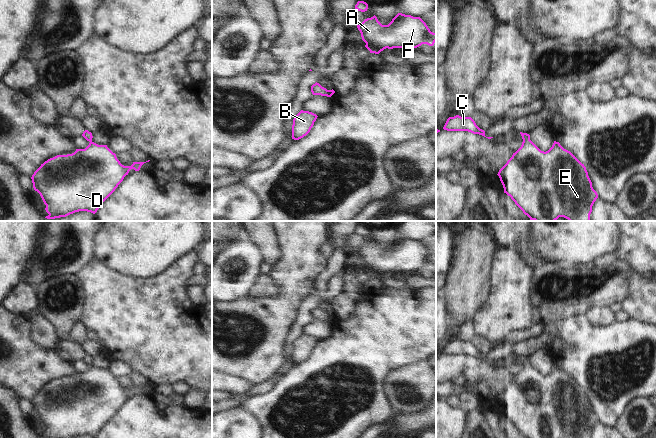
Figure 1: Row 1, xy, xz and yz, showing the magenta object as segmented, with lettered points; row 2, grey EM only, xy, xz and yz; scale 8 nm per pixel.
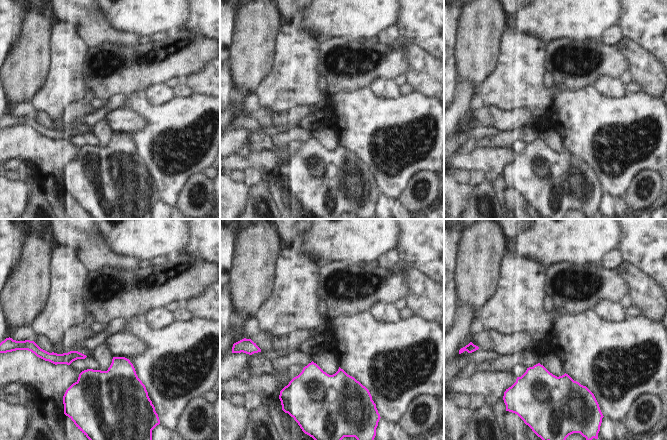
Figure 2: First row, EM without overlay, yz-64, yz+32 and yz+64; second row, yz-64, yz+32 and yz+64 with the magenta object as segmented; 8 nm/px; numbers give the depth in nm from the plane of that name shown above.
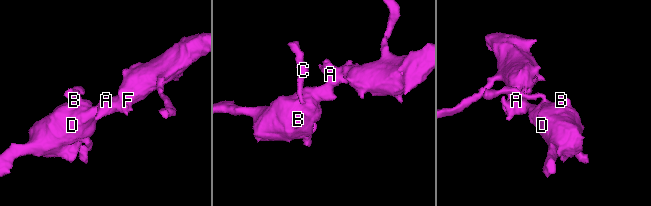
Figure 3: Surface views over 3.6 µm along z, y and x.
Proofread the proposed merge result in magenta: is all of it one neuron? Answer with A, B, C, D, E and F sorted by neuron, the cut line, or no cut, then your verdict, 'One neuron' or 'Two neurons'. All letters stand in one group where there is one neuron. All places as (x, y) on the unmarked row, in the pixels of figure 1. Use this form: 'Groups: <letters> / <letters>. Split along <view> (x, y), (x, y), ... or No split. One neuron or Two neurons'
Groups: A B C D E F. No split. One neuron

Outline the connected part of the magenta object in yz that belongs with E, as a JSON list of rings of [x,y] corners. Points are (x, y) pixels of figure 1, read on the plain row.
[[[522,356],[520,358],[523,363],[521,371],[513,377],[497,398],[503,409],[504,417],[511,421],[524,438],[591,438],[598,418],[592,411],[584,388],[570,375],[564,373],[559,366],[554,365],[552,371],[544,376],[530,364],[529,358]]]

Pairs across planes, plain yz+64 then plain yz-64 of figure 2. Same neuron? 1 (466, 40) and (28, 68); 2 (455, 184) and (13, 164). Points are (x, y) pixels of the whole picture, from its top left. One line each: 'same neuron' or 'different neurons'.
1: same neuron
2: different neurons

